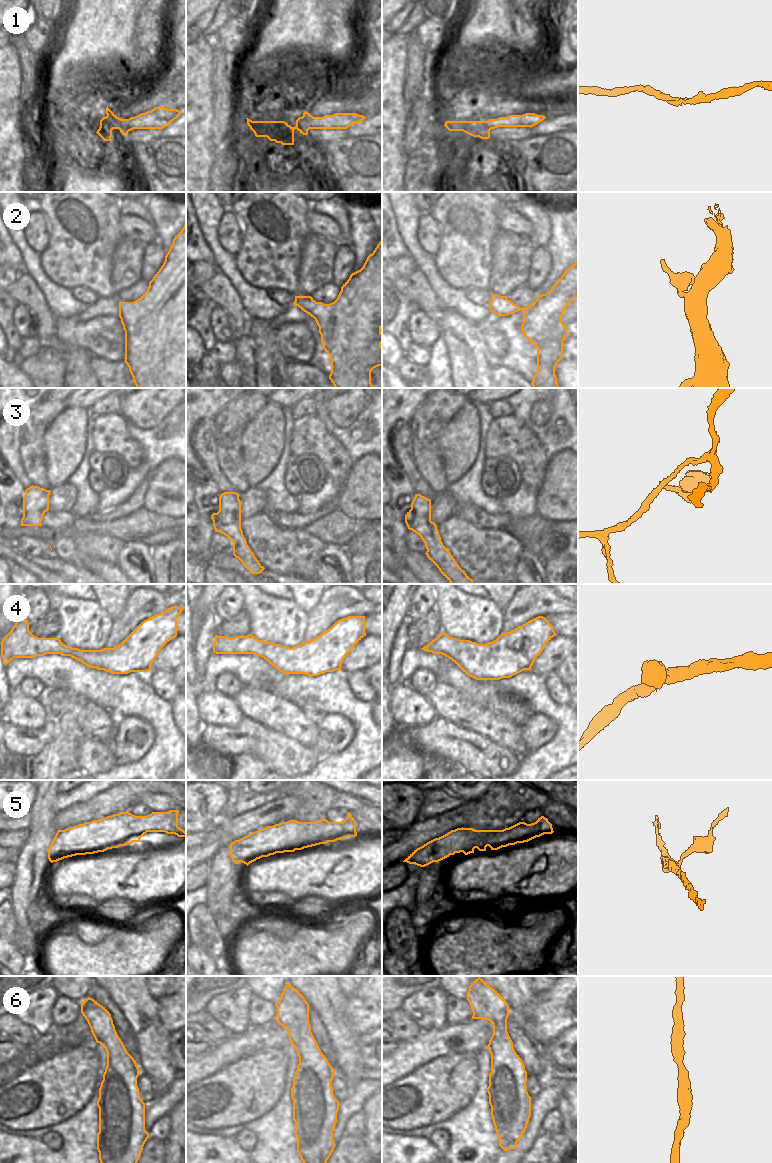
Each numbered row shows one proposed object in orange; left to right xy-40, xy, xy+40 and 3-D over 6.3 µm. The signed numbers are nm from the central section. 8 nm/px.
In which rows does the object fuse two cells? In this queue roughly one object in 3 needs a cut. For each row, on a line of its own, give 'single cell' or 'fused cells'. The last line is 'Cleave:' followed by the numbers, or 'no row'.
1: single cell
2: single cell
3: single cell
4: single cell
5: fused cells
6: single cell
Cleave: 5

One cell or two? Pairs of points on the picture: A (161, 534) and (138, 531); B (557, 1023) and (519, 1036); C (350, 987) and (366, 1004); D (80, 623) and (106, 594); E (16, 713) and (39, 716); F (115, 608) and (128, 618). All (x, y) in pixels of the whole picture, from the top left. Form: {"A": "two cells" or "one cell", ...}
{"A": "one cell", "B": "two cells", "C": "two cells", "D": "two cells", "E": "one cell", "F": "two cells"}

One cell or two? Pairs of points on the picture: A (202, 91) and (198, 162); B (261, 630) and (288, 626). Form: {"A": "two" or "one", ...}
{"A": "one", "B": "one"}

